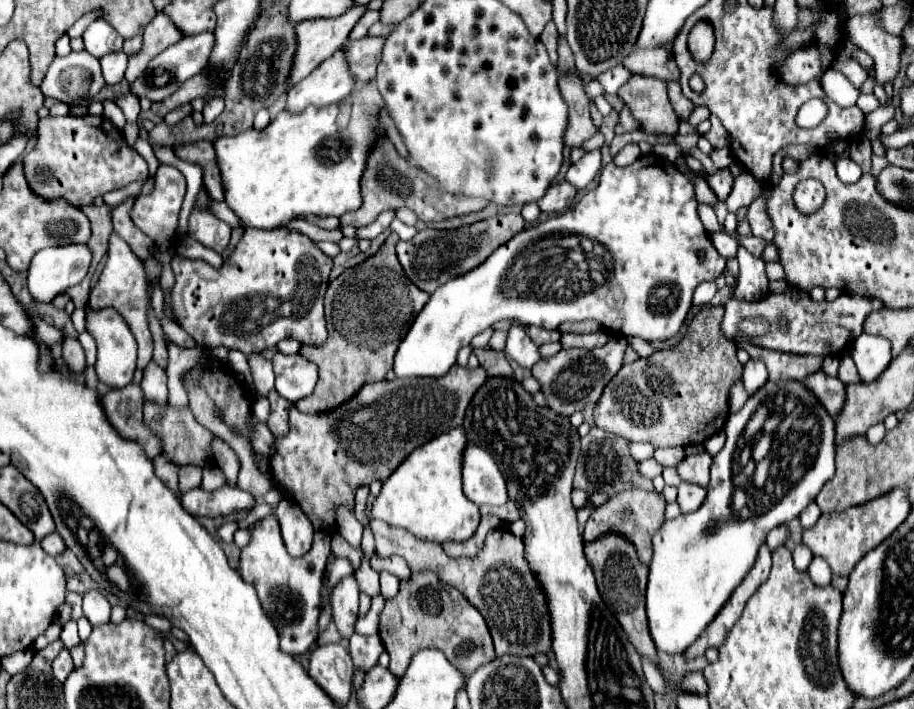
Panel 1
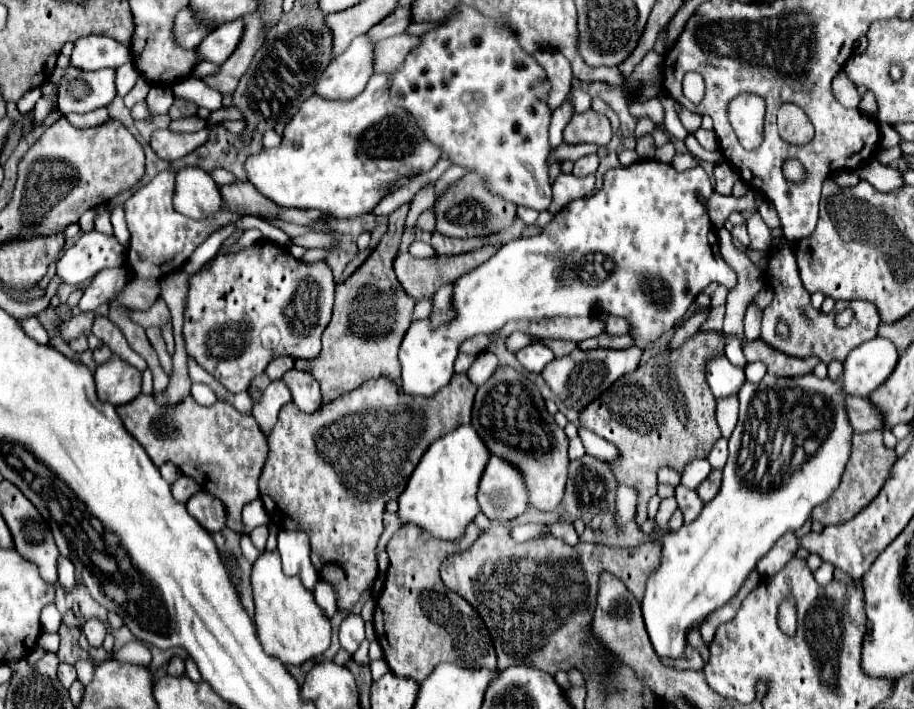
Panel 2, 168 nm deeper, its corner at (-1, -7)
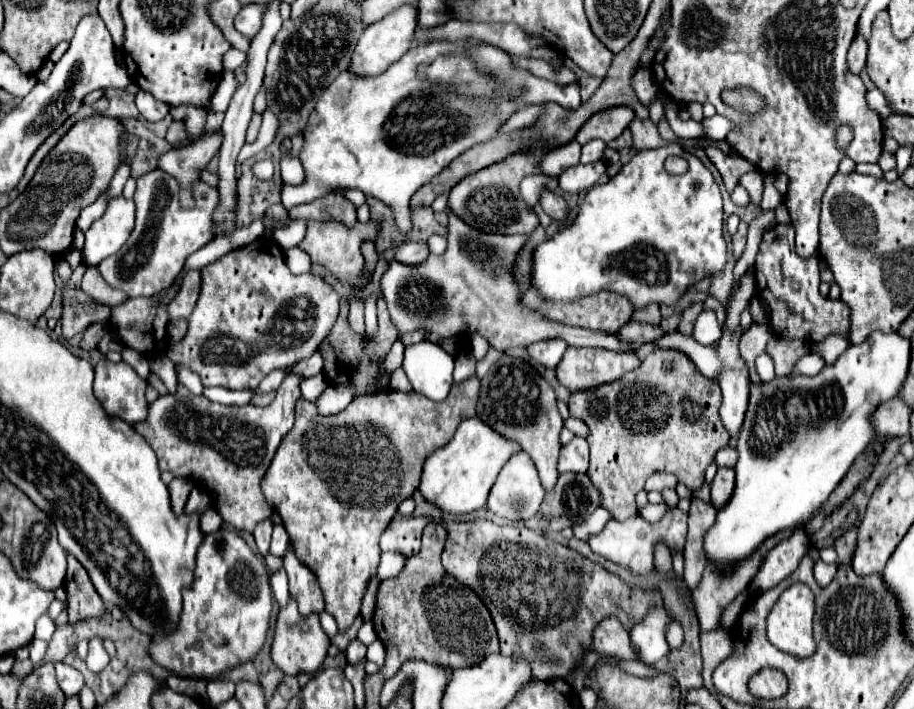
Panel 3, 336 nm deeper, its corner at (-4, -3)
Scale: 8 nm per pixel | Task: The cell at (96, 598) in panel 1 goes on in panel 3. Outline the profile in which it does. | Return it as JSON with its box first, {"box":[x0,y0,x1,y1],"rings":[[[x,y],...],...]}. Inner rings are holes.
{"box":[86,637,110,673],"rings":[[[94,637],[90,639],[90,651],[88,651],[88,657],[86,657],[86,665],[92,673],[98,673],[106,667],[106,663],[110,661],[108,653],[104,651],[104,645],[102,645],[102,639],[100,637]]]}

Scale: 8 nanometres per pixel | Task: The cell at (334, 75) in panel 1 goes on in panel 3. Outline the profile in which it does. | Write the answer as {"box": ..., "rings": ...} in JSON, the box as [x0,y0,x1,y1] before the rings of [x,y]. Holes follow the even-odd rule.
{"box":[350,5,418,75],"rings":[[[406,5],[406,7],[398,7],[398,11],[392,11],[390,15],[386,15],[378,23],[368,25],[366,31],[362,33],[358,45],[356,45],[354,55],[352,55],[350,71],[358,73],[358,75],[380,75],[394,61],[398,61],[414,43],[414,31],[418,29],[418,17],[416,15],[418,15],[416,7]]]}

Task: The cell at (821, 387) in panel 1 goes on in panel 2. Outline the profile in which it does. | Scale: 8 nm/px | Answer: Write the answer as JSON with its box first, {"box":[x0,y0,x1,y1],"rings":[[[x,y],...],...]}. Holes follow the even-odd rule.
{"box":[847,395,883,433],"rings":[[[847,395],[847,417],[855,433],[867,433],[873,429],[883,431],[883,421],[877,409],[863,397]]]}

